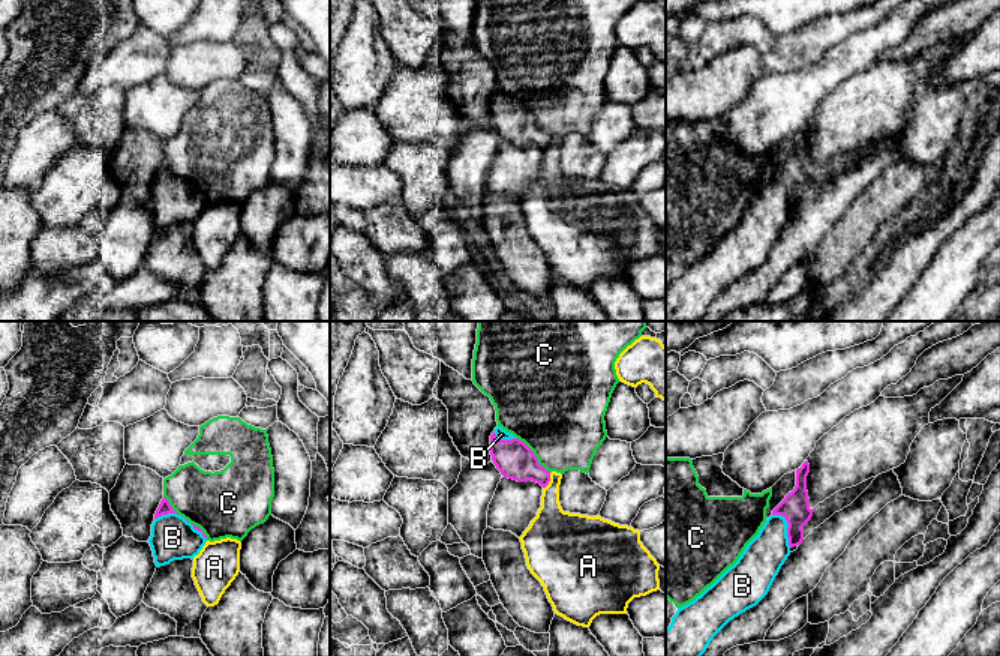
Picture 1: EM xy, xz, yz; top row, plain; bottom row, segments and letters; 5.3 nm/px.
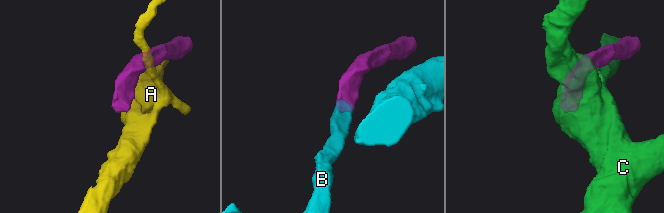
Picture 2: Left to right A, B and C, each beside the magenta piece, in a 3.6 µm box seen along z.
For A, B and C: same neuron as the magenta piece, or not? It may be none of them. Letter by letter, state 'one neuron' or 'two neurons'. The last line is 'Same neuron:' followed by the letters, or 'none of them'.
A: two neurons
B: one neuron
C: two neurons
Same neuron: B

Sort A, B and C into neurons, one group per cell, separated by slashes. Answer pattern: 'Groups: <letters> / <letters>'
Groups: A / B / C

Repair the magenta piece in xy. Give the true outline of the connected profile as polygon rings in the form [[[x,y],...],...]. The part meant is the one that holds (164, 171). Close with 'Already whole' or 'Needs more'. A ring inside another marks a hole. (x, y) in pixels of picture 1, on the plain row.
[[[163,161],[151,188],[148,207],[157,231],[174,224],[192,222],[207,206],[204,195],[180,180]]]. Needs more

